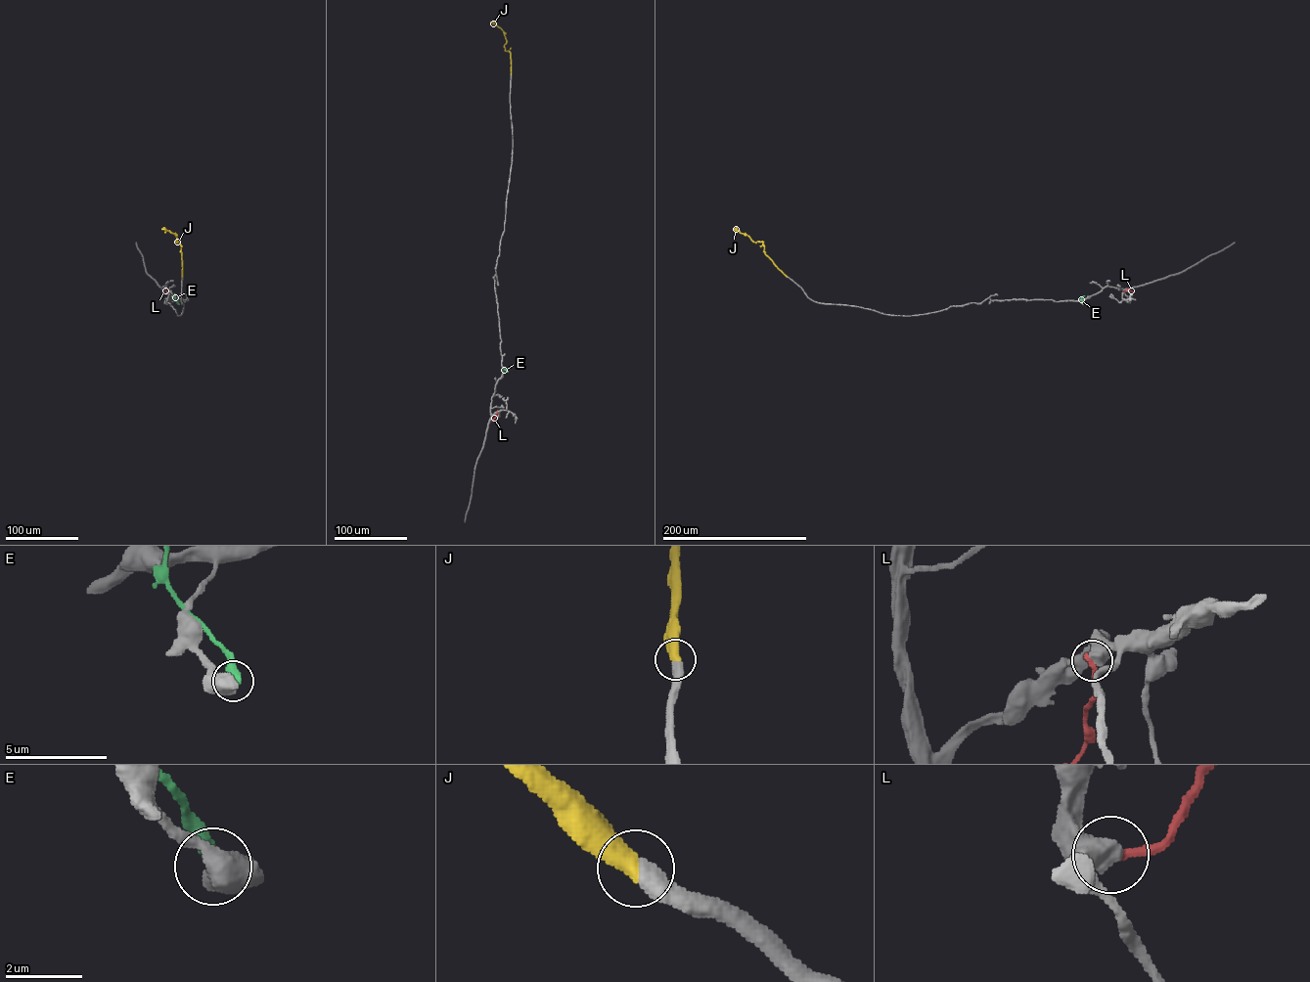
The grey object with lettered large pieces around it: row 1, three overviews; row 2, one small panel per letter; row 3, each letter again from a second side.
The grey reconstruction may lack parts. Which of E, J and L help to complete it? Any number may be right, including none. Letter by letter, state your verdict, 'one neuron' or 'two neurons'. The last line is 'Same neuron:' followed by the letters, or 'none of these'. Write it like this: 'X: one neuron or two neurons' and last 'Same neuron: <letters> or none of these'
E: two neurons
J: one neuron
L: two neurons
Same neuron: J

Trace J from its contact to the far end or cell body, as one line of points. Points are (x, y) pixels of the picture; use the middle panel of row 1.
J: (511, 74), (510, 53), (505, 50), (504, 32), (490, 22)

